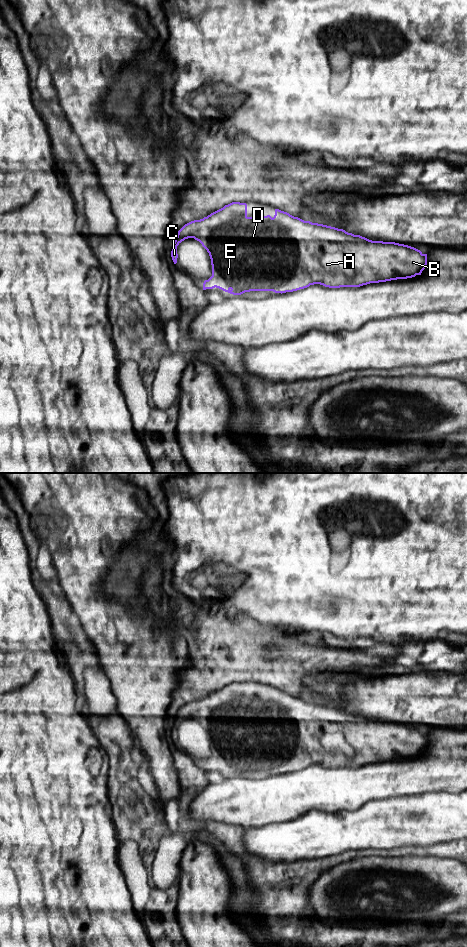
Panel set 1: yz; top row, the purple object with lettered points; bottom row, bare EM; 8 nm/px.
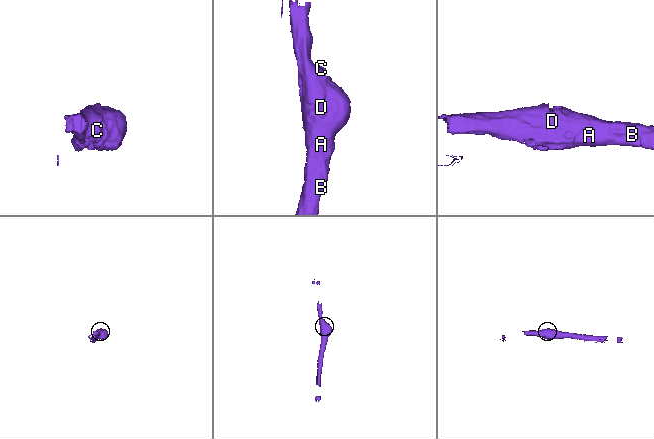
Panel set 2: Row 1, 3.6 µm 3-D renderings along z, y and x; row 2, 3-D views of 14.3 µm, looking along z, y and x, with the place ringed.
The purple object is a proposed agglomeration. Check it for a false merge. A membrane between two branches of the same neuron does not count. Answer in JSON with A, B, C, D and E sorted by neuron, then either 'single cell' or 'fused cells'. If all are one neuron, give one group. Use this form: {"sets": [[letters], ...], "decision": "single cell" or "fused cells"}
{"sets": [["A", "B", "C", "D", "E"]], "decision": "single cell"}

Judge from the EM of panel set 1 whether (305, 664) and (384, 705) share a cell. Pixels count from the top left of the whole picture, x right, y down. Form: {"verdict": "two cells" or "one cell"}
{"verdict": "one cell"}

